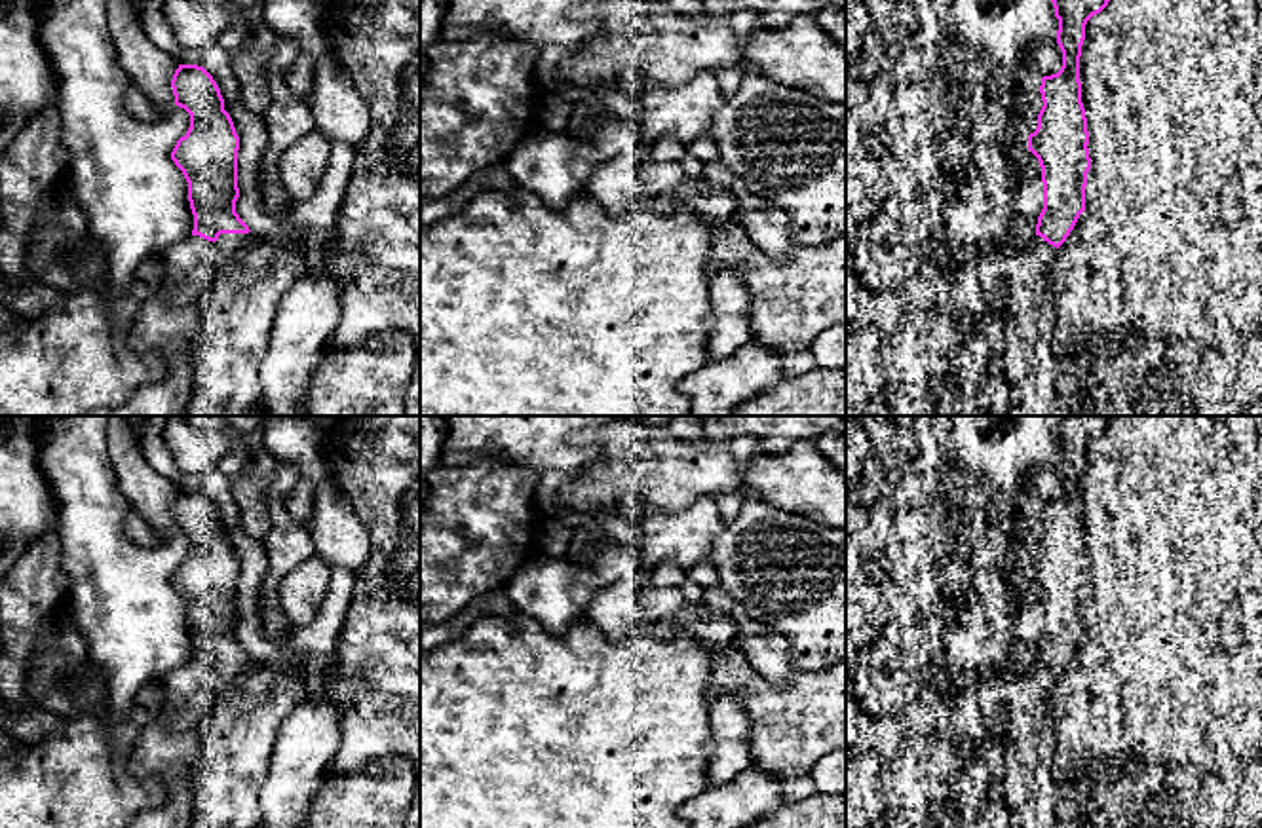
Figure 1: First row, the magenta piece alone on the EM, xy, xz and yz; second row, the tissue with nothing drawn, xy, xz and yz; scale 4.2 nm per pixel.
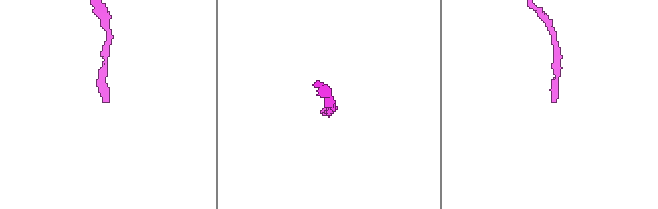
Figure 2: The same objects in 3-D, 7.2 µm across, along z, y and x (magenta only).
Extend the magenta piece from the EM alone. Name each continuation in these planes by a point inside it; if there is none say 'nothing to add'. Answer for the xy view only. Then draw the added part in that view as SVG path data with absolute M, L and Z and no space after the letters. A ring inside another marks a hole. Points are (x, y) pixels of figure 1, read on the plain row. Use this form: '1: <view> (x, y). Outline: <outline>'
1: xy (177, 756). Outline: M220 659L219 665L207 667L200 661L171 670L163 680L165 714L158 724L146 725L131 756L131 773L139 777L158 777L165 784L165 803L139 813L127 828L192 828L198 817L198 792L203 771L209 763L209 735L200 729L177 729L173 718L186 708L211 708L222 697L228 697L253 667L249 659Z

